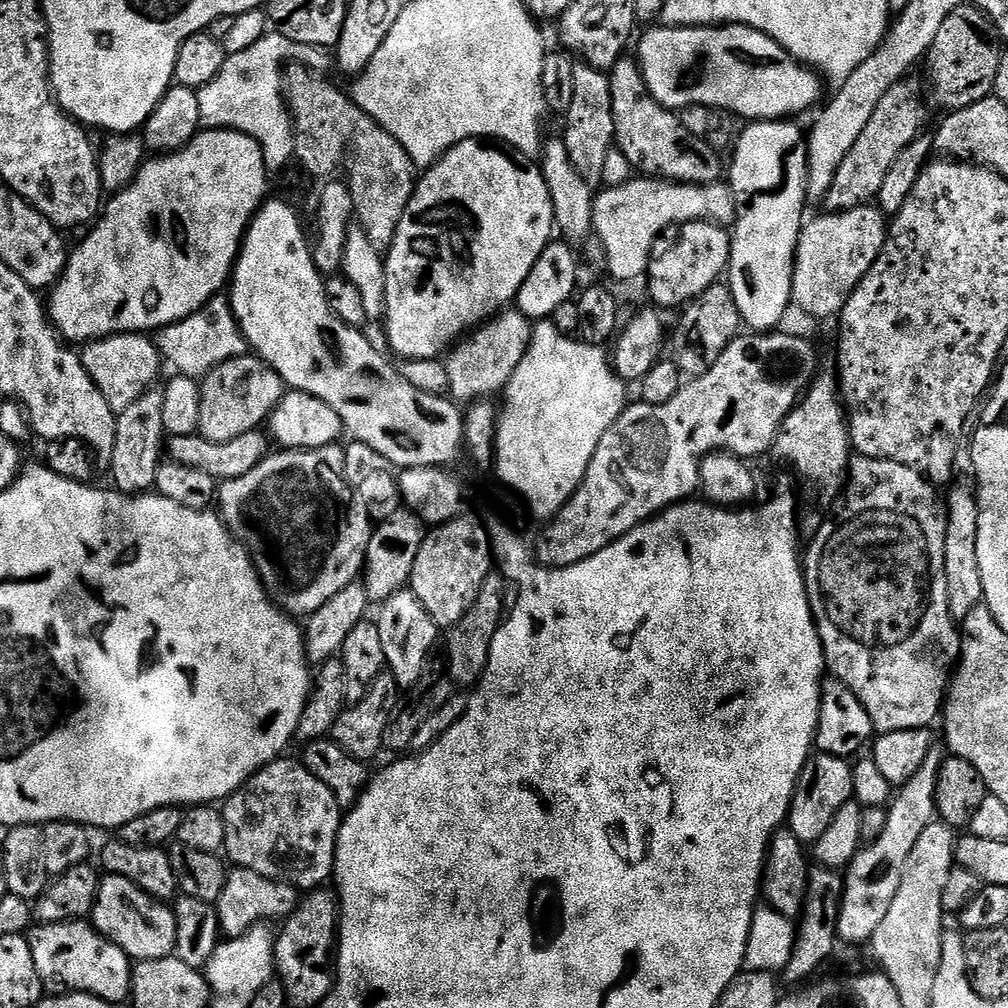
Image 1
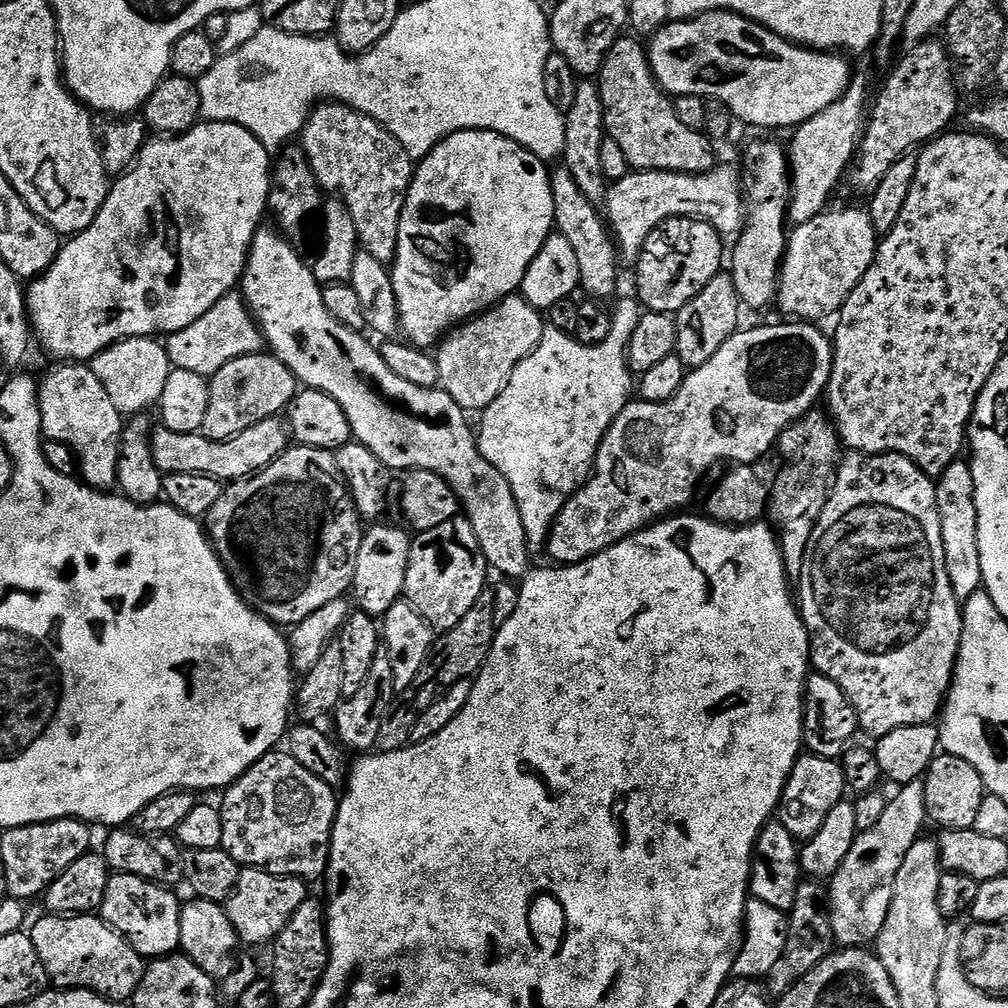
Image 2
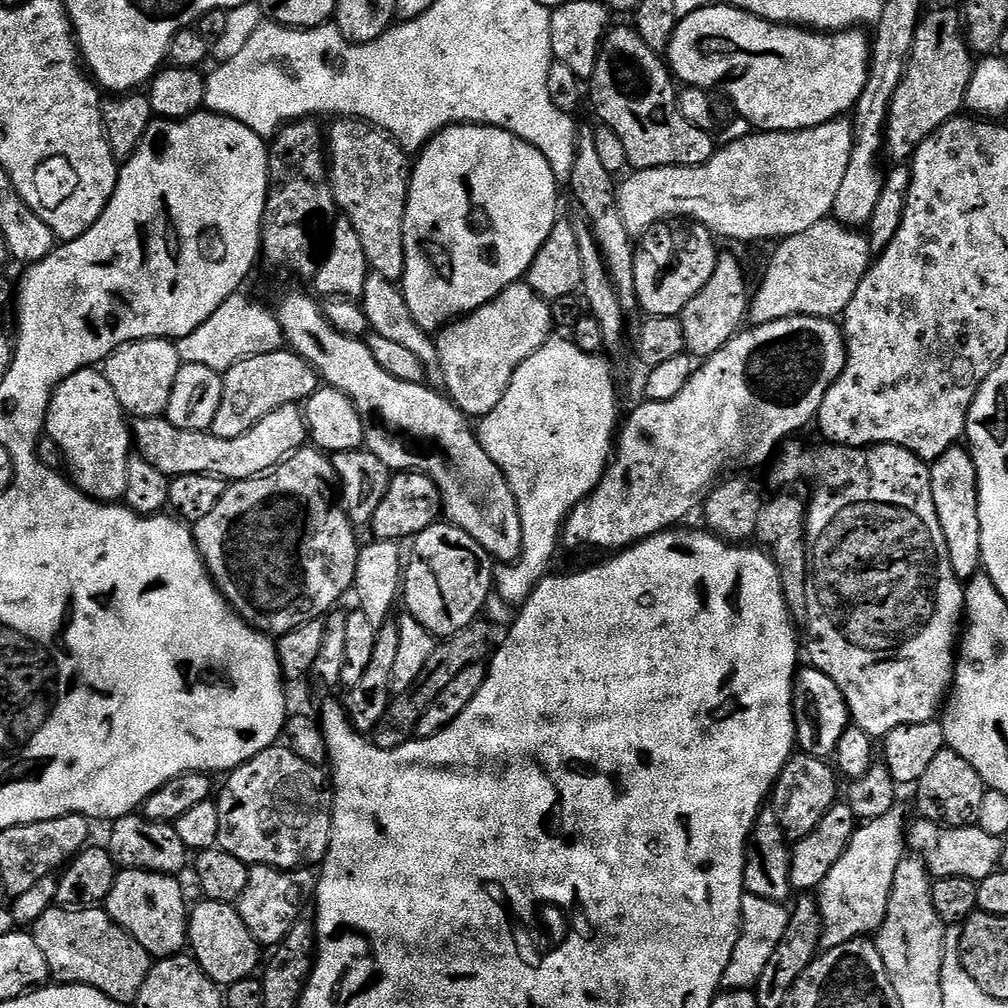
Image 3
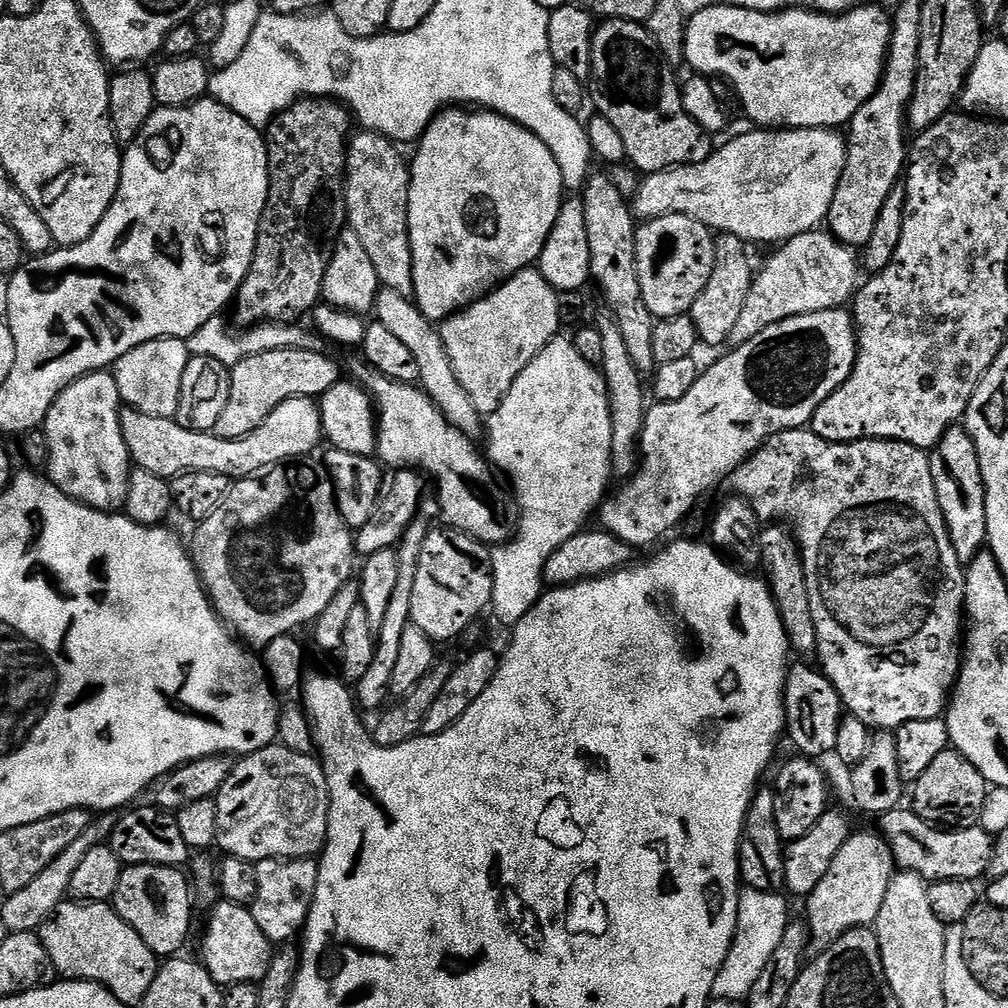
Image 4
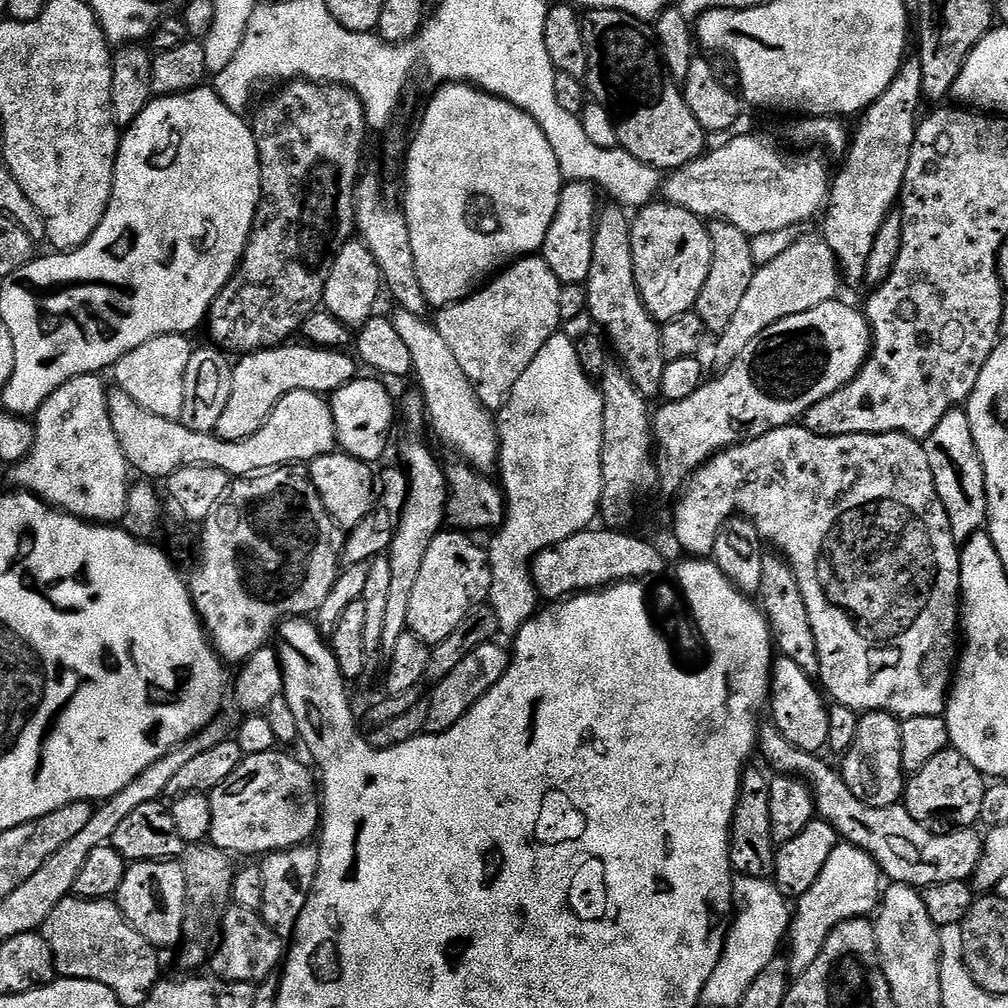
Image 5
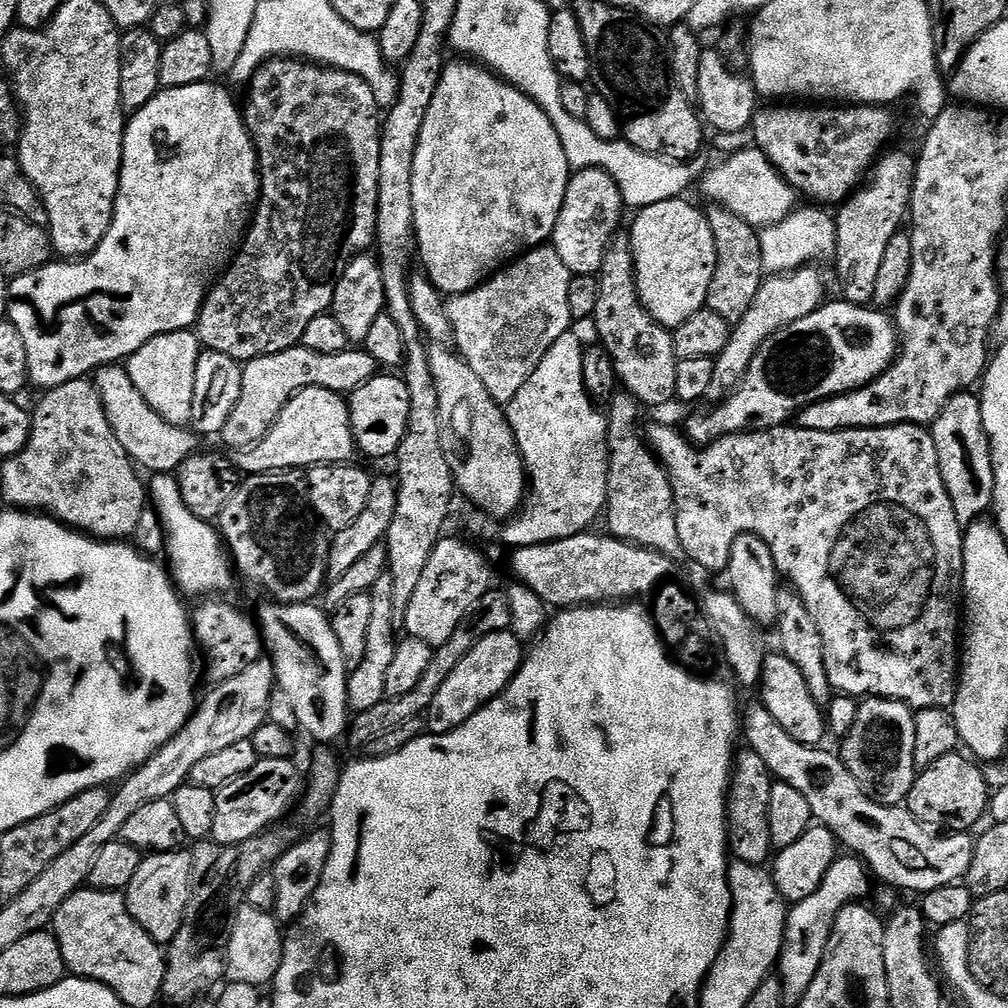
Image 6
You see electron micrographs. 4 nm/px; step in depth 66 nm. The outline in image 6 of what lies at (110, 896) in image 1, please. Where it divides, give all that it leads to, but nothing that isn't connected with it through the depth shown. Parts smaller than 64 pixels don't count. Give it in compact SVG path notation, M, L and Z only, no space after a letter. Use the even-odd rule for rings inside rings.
M191 851L153 852L141 859L134 878L130 878L126 889L128 909L134 922L138 922L138 926L142 926L142 930L146 930L150 938L154 938L161 946L167 946L172 943L182 926L182 918L186 914L191 889Z

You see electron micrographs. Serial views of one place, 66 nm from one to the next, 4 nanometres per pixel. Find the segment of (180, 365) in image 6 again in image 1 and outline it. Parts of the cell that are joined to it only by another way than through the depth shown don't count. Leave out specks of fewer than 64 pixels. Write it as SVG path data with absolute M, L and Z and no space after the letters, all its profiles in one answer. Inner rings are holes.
M117 332L105 340L94 340L82 348L82 359L86 374L94 378L94 386L102 390L102 398L110 402L110 410L120 413L142 398L142 394L153 387L160 376L162 357L155 343L147 335L138 332Z

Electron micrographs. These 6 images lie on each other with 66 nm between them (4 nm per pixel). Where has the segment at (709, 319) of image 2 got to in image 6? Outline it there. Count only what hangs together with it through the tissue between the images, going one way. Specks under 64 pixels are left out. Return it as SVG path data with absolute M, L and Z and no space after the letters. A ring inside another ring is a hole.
M712 210L707 213L710 222L710 234L714 234L714 246L718 254L718 262L714 270L714 278L710 282L706 307L718 318L726 318L731 325L737 324L750 310L750 302L754 302L761 284L766 279L762 262L762 246L759 245L760 232L746 223L738 214L723 210Z

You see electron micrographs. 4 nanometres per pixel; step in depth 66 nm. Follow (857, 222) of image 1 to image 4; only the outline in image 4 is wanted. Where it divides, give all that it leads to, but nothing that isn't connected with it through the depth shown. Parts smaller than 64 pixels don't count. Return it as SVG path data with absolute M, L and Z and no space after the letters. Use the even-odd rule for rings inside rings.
M813 230L806 234L798 234L794 238L784 241L773 252L776 253L765 262L764 269L761 272L759 269L755 273L750 286L750 294L746 294L746 303L742 305L742 314L728 339L729 345L739 346L750 342L750 338L754 338L754 334L762 334L762 330L766 330L766 326L777 324L786 318L794 318L802 314L814 314L818 310L844 308L857 291L857 253L851 247L841 244L828 230Z

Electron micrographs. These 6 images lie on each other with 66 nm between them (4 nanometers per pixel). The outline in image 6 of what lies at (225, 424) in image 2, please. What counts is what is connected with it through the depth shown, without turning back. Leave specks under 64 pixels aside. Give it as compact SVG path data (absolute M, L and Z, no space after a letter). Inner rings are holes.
M297 346L290 350L282 350L282 354L266 354L266 358L254 358L242 367L242 394L238 394L238 403L235 404L234 411L226 421L226 426L222 426L219 439L224 440L225 446L232 448L231 450L253 448L255 444L262 442L262 438L266 438L278 414L282 414L286 402L290 402L290 398L296 393L317 386L331 386L338 393L350 394L359 384L365 384L371 376L377 375L377 372L378 366L374 358L370 358L370 354L366 354L363 350L318 354L309 348Z

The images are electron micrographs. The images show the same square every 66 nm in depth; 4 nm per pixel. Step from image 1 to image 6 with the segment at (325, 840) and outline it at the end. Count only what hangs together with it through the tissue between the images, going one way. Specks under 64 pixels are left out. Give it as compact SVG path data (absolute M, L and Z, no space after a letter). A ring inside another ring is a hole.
M257 759L256 765L246 774L217 788L214 802L214 830L211 839L217 844L237 844L254 838L260 832L279 825L288 811L297 807L302 795L302 772L292 765L291 759Z

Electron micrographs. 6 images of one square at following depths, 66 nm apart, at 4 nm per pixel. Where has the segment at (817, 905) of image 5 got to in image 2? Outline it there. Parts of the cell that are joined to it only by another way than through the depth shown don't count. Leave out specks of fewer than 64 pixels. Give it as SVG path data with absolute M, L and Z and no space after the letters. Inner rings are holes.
M923 779L903 785L896 797L888 800L878 826L863 829L857 835L846 862L838 866L828 884L828 917L832 927L832 939L837 945L846 948L859 948L871 945L886 926L886 914L890 914L890 902L894 898L898 870L910 846L921 839L920 832L926 825L926 794Z

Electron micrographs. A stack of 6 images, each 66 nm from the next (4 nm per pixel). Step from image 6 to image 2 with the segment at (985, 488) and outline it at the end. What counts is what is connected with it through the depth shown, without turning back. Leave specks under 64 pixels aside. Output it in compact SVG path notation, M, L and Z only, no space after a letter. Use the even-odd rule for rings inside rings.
M956 459L935 481L936 501L942 522L942 550L946 554L946 574L954 586L956 599L963 602L981 591L982 554L978 554L978 510L974 498L974 474L971 463Z

